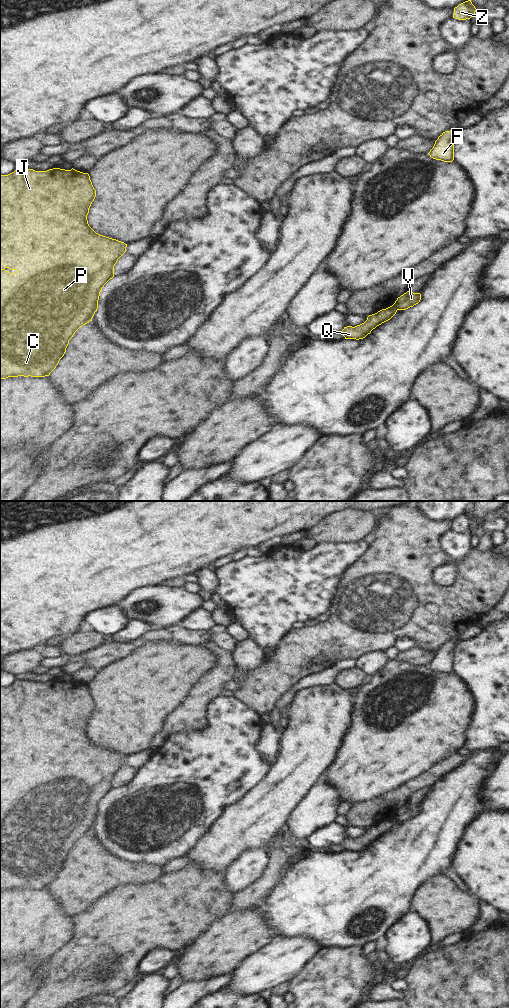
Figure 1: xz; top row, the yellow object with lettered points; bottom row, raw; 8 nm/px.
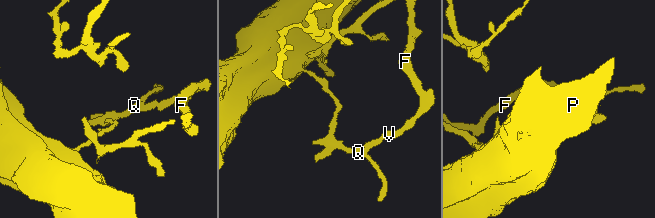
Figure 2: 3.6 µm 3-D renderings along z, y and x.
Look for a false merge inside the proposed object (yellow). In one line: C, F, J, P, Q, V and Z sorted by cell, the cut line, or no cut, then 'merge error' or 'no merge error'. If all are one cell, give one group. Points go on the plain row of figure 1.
C J P Q / F V Z; cut in xz along (392, 817), (397, 821); merge error

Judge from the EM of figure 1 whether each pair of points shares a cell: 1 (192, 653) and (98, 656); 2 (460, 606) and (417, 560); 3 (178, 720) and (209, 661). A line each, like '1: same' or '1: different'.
1: different
2: same
3: different

